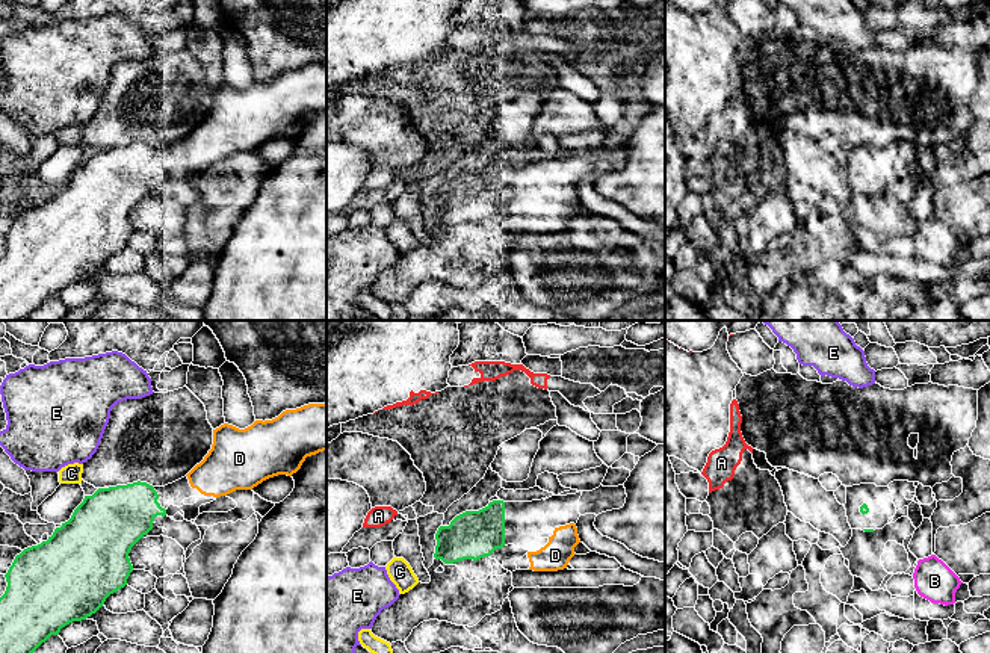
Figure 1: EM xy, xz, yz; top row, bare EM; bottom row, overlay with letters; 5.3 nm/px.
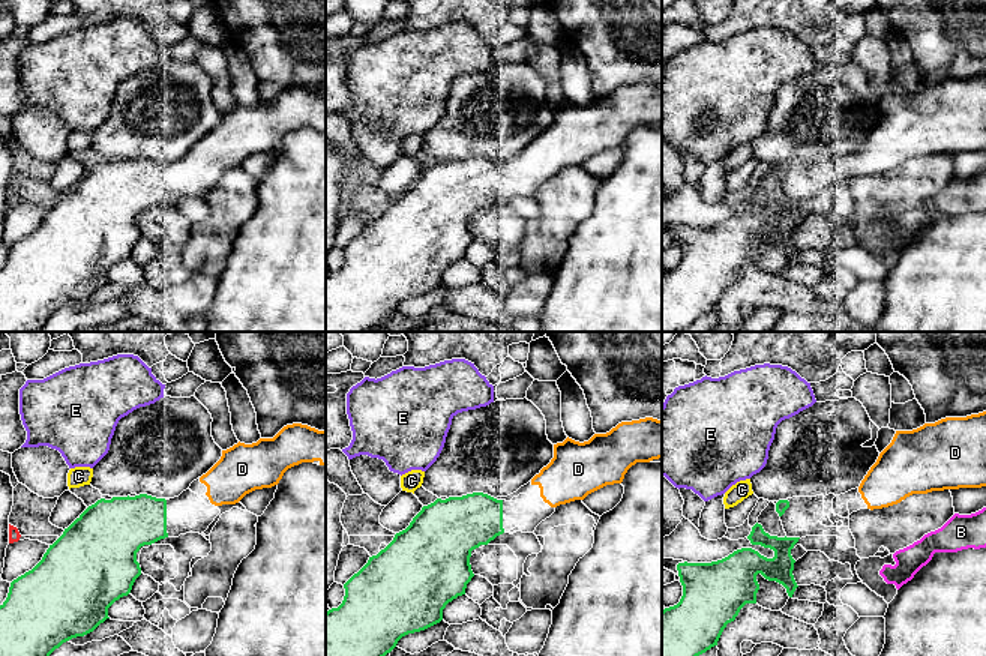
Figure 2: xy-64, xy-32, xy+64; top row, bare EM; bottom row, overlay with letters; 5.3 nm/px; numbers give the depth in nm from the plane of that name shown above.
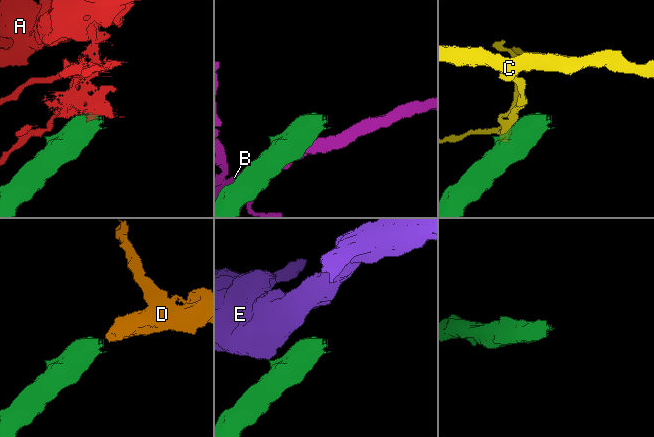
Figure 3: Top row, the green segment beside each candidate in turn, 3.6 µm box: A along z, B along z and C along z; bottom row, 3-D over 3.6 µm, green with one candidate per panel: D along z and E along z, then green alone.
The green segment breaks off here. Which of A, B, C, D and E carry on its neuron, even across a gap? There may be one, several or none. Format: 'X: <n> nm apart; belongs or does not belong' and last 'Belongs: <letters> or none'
A: 240 nm apart; does not belong
B: 280 nm apart; does not belong
C: 80 nm apart; does not belong
D: 130 nm apart; belongs
E: 160 nm apart; does not belong
Belongs: D

